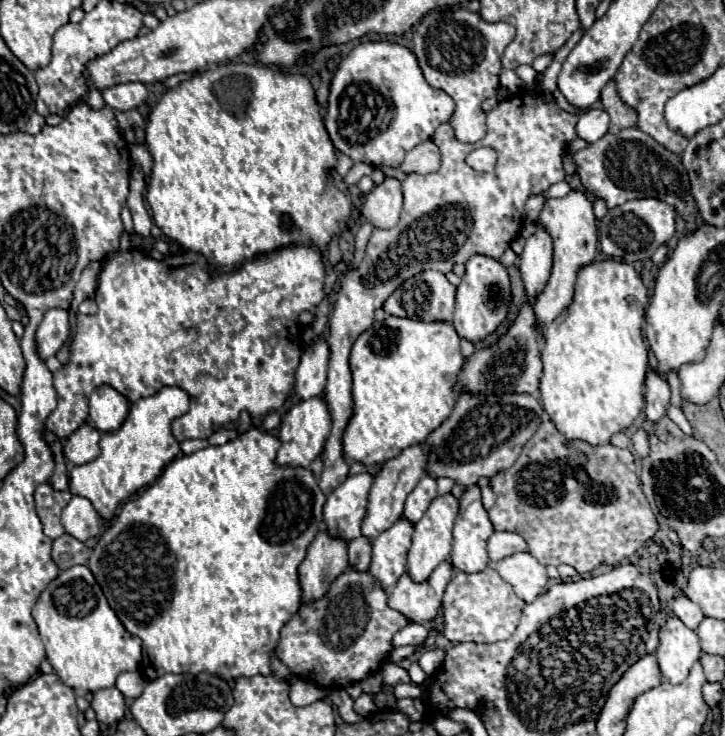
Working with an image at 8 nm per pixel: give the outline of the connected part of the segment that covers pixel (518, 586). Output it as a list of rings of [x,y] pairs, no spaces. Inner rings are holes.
[[[516,553],[504,557],[496,561],[492,567],[500,573],[504,581],[508,581],[514,587],[516,595],[526,603],[534,601],[538,595],[546,591],[546,567],[538,563],[538,559],[532,557],[530,553]]]

